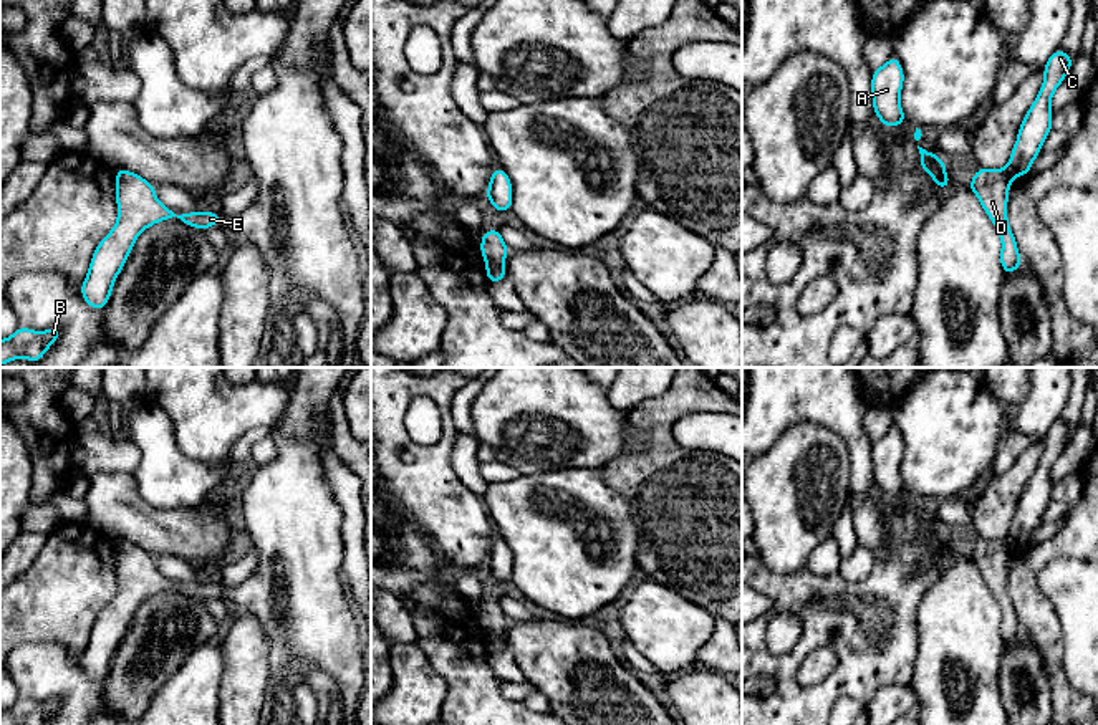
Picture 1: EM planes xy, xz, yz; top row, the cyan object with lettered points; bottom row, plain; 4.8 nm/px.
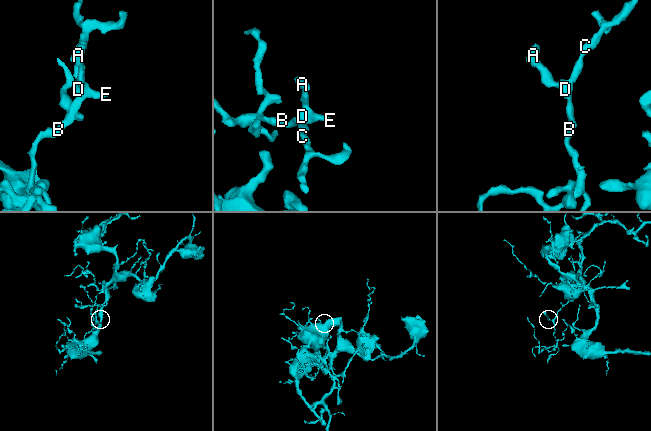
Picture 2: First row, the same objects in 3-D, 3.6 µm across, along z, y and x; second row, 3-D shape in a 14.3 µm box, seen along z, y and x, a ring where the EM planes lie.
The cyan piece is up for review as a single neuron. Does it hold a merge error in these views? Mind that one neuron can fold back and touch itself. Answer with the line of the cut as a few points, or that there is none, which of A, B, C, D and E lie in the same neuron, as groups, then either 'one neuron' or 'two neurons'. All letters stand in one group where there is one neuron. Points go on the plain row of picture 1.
cut xz (487, 629), (502, 638); groups A B D E / C; two neurons

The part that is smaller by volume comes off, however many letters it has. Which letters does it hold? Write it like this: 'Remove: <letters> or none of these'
Remove: A, B, D, E

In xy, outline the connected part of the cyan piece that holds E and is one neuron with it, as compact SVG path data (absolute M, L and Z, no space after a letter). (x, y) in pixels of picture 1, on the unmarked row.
M129 541L116 545L116 571L118 594L96 617L86 651L81 654L81 667L93 680L109 674L116 647L144 599L166 589L177 589L200 601L222 593L217 583L176 584L157 571L151 553Z

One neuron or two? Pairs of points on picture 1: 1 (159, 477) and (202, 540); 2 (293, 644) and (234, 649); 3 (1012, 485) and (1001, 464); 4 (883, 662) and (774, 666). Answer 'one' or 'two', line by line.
1: two
2: two
3: two
4: one

